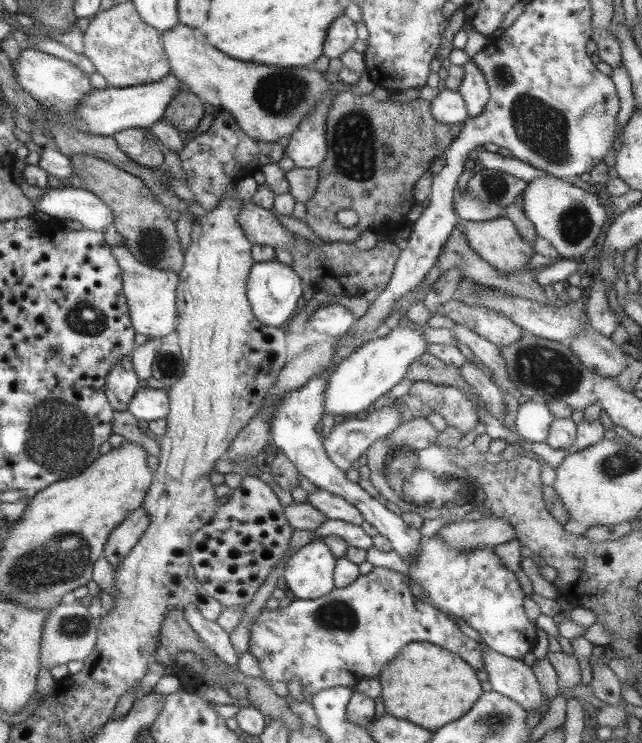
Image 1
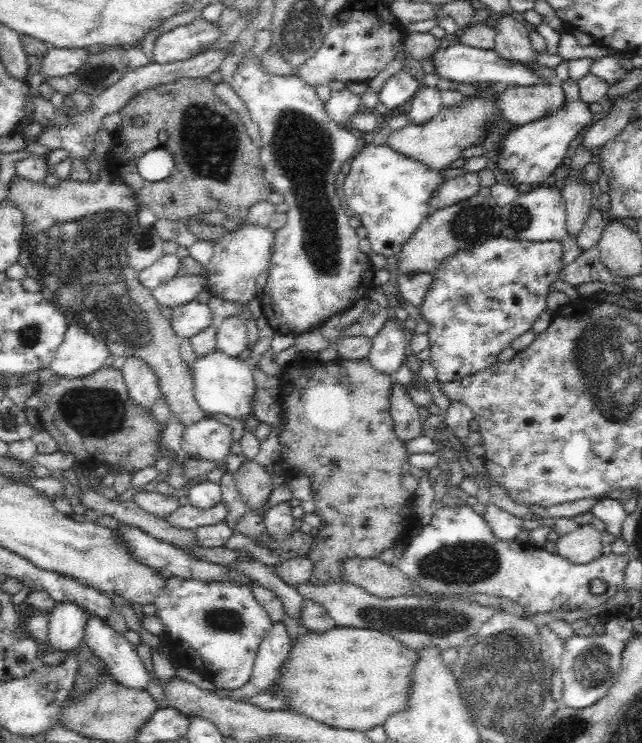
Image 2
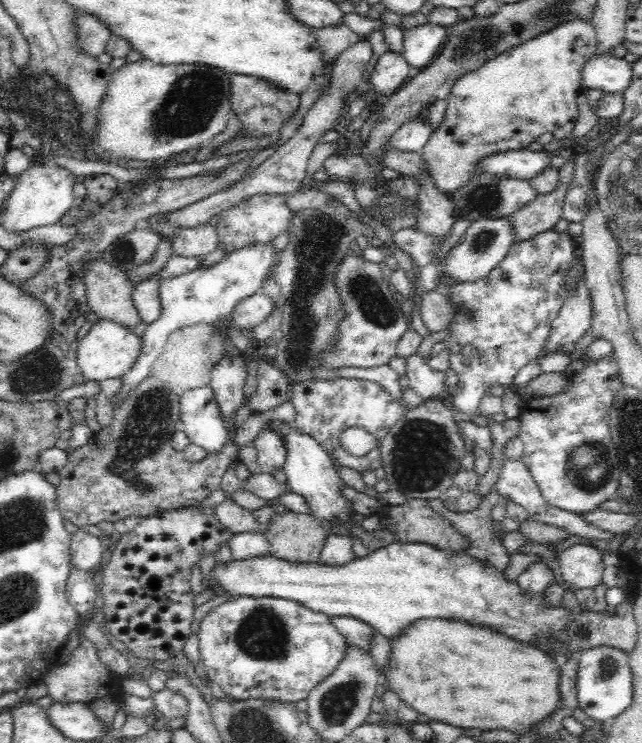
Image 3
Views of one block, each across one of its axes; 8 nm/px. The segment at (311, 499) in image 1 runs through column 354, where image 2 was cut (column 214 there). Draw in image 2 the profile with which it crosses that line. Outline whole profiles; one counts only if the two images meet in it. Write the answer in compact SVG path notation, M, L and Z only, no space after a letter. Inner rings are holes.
M222 501L218 506L214 506L212 510L199 510L188 504L176 508L174 512L162 517L162 519L166 520L166 523L174 528L190 531L197 527L218 524L224 521L226 513L227 511Z

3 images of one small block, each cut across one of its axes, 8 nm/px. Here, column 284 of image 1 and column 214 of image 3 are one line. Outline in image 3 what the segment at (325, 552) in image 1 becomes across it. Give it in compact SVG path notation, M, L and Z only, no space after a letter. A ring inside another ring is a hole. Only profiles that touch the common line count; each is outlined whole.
M394 540L392 543L378 548L363 557L355 557L354 561L348 562L348 564L343 566L327 566L322 565L320 563L294 563L288 562L286 560L278 559L276 556L272 556L270 553L262 554L262 556L253 556L253 558L245 559L245 560L237 560L234 559L228 563L221 563L217 562L217 564L213 567L213 572L211 576L208 578L210 582L215 583L218 585L218 588L222 588L224 592L230 594L231 597L252 597L252 598L262 598L262 597L274 597L280 598L284 600L294 601L300 603L300 605L306 607L306 609L310 609L312 611L316 611L317 613L326 614L329 616L351 616L352 618L360 619L360 621L368 624L368 626L372 627L376 631L378 631L382 636L388 638L393 638L396 634L400 634L406 626L410 626L414 620L420 620L420 618L442 618L444 620L465 620L470 624L474 624L476 626L483 626L488 627L489 629L495 628L498 633L502 633L503 635L509 636L514 640L522 641L525 643L530 642L530 640L534 640L538 634L540 636L546 636L548 640L553 644L554 650L558 653L560 650L560 646L567 645L565 642L558 643L554 640L553 637L550 637L550 632L554 632L556 636L561 637L562 630L566 628L566 624L572 620L572 614L568 613L562 605L559 607L546 607L544 605L544 599L542 599L542 594L534 595L533 597L526 597L526 595L522 595L522 591L520 591L520 587L518 587L518 583L516 582L506 582L504 579L503 573L499 572L496 568L494 568L490 563L481 564L479 560L476 560L473 556L468 555L468 553L462 553L459 556L455 556L452 552L447 550L440 550L434 546L430 546L424 543L401 543L400 541Z

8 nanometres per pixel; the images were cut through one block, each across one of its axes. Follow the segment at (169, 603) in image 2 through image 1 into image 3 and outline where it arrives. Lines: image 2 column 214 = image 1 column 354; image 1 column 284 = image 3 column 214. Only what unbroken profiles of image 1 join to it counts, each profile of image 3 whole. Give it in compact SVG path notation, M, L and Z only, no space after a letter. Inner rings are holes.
M231 597L206 614L199 622L197 633L200 660L206 666L209 679L228 696L238 701L263 698L280 703L298 703L317 684L334 672L344 656L347 642L330 623L328 615L317 613L298 602L274 597Z

